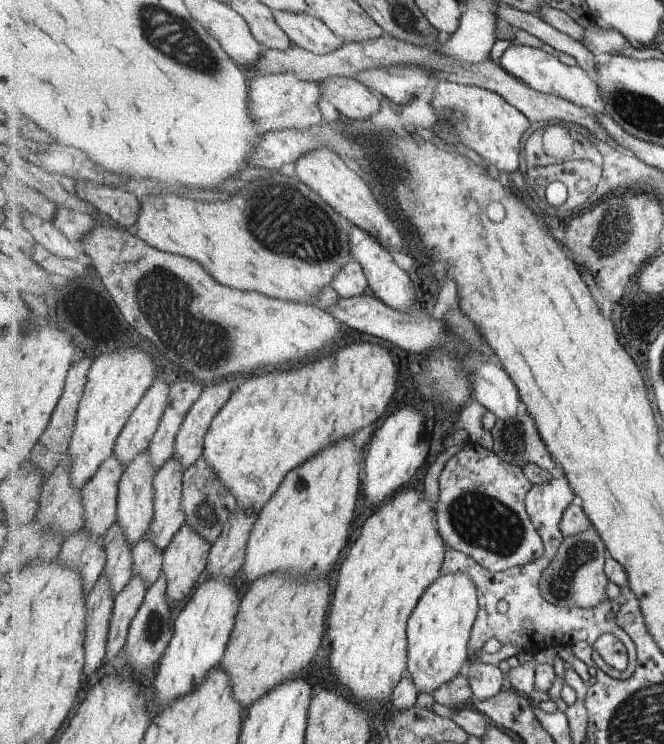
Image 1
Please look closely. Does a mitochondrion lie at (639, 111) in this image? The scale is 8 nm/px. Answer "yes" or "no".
yes

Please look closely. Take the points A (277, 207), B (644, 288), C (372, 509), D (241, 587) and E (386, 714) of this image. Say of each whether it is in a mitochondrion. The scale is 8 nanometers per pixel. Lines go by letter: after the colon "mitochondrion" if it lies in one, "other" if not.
A: mitochondrion
B: other
C: other
D: other
E: other

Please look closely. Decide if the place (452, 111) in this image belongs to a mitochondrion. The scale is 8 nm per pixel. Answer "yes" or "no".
yes

